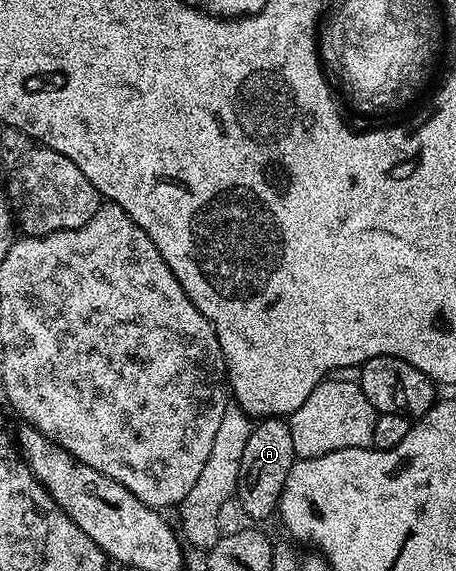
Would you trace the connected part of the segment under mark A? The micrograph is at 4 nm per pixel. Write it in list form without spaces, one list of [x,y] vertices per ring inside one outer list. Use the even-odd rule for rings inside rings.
[[[262,418],[252,427],[248,442],[245,443],[244,456],[240,461],[236,503],[251,516],[251,521],[262,522],[278,511],[278,503],[285,493],[285,479],[293,472],[296,461],[292,446],[292,430],[282,418]]]

